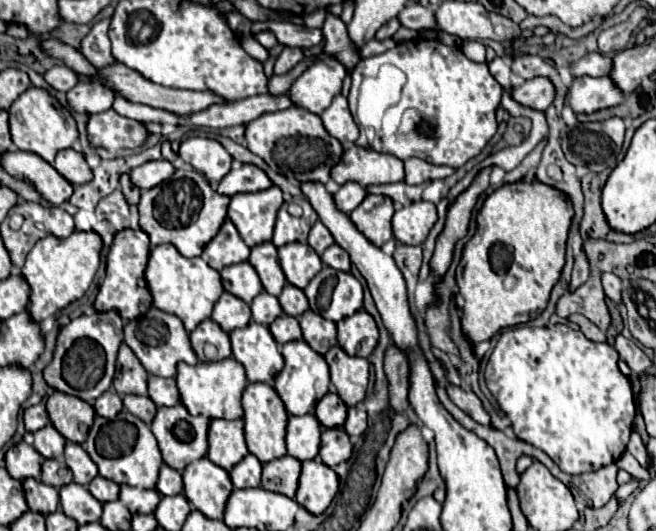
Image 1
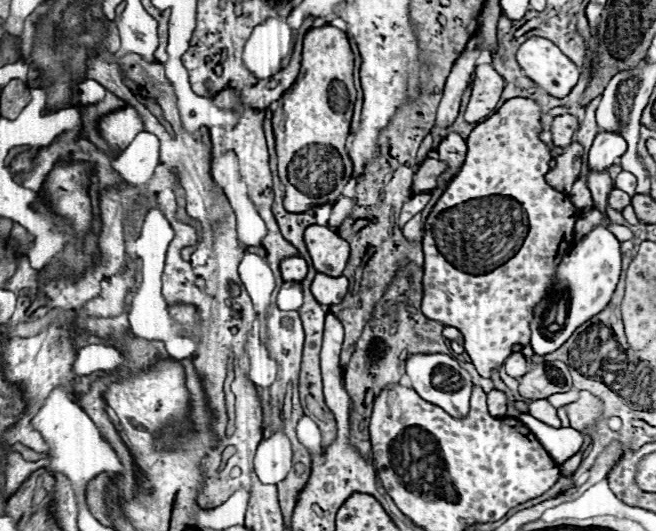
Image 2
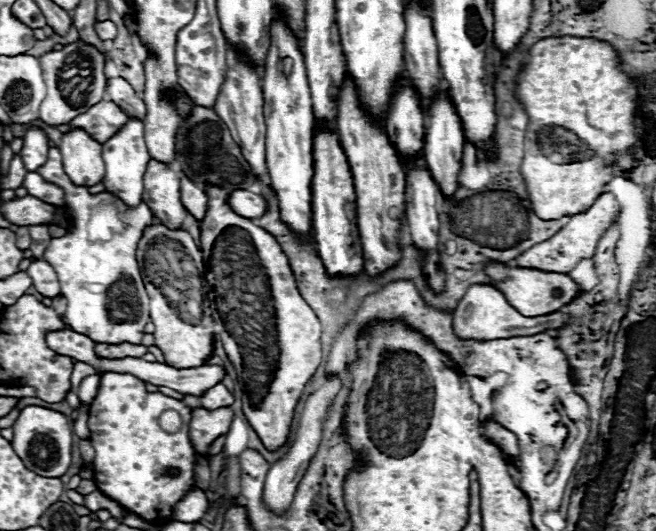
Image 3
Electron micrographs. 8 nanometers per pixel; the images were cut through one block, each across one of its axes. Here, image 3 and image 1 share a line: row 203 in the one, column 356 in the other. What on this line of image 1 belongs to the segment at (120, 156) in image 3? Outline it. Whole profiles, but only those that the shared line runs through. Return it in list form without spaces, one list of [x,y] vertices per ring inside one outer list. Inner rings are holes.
[[[338,94],[334,98],[334,102],[330,104],[330,108],[326,108],[322,114],[320,114],[326,130],[330,136],[338,138],[344,146],[346,144],[354,144],[358,140],[358,124],[354,122],[352,114],[350,114],[350,108],[348,108],[348,100]]]

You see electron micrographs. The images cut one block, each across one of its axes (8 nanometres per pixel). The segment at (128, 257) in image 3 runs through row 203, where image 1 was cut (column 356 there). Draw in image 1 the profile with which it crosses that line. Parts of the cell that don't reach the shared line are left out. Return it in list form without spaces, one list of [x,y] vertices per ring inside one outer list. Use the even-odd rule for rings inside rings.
[[[416,38],[410,42],[402,42],[386,50],[384,54],[362,58],[356,64],[356,68],[352,70],[352,90],[348,96],[348,102],[354,114],[358,106],[358,94],[360,94],[362,80],[366,76],[376,76],[382,64],[398,66],[406,74],[400,112],[408,106],[414,106],[418,110],[424,110],[424,120],[420,122],[416,134],[408,138],[402,138],[398,134],[398,120],[394,120],[390,132],[380,134],[378,144],[374,140],[374,144],[362,144],[362,146],[368,146],[376,152],[394,154],[400,160],[416,156],[430,164],[460,168],[470,158],[480,154],[486,142],[494,136],[496,126],[498,126],[494,112],[500,104],[502,86],[494,82],[494,76],[488,72],[488,64],[476,64],[470,58],[466,58],[460,48],[450,46],[448,50],[438,40]]]

